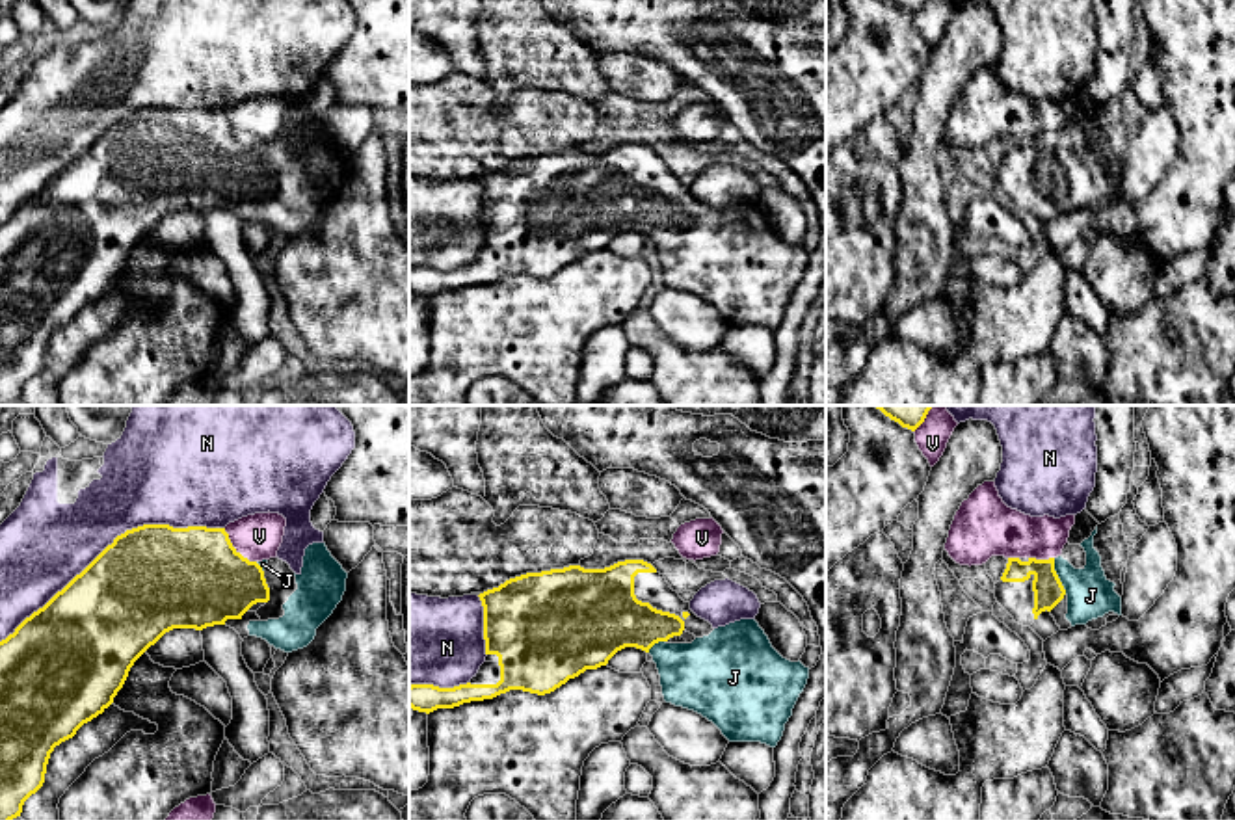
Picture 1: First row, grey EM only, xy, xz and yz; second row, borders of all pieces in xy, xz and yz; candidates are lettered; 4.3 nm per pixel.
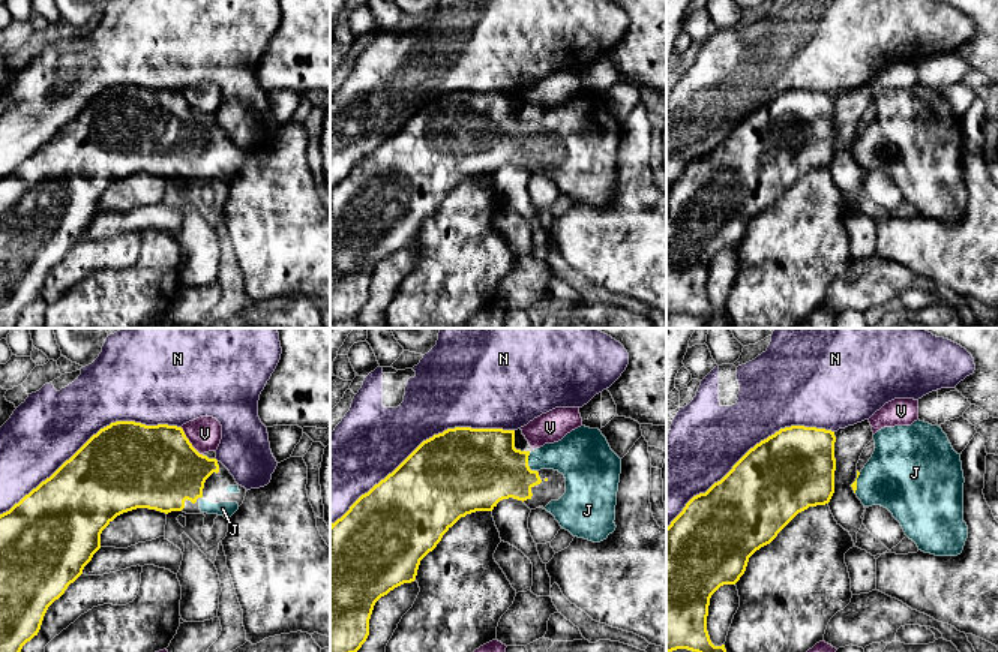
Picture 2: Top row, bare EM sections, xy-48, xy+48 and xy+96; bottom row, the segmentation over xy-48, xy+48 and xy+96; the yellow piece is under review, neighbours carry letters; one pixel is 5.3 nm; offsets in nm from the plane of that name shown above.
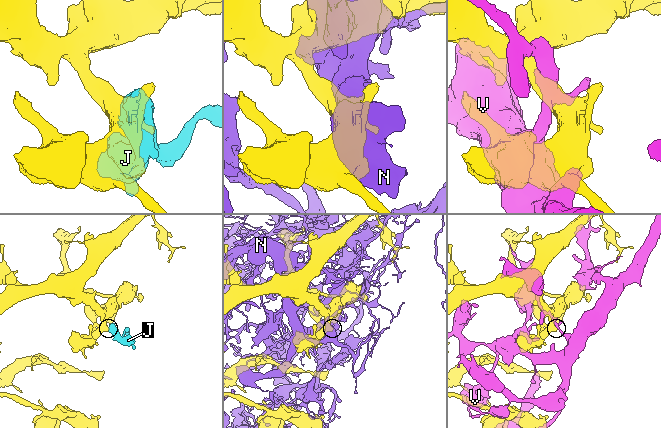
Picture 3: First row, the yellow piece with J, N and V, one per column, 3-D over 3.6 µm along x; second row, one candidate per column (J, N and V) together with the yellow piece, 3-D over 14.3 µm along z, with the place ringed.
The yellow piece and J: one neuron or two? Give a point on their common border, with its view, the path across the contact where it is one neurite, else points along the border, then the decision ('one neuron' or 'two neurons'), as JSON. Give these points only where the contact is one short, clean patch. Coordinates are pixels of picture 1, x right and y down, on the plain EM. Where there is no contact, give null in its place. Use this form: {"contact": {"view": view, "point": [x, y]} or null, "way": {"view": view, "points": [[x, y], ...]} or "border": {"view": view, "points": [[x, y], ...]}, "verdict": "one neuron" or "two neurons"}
{"contact": {"view": "yz", "point": [1057, 160]}, "way": {"view": "yz", "points": [[1048, 171], [1057, 160], [1079, 168], [1090, 179]]}, "verdict": "one neuron"}

